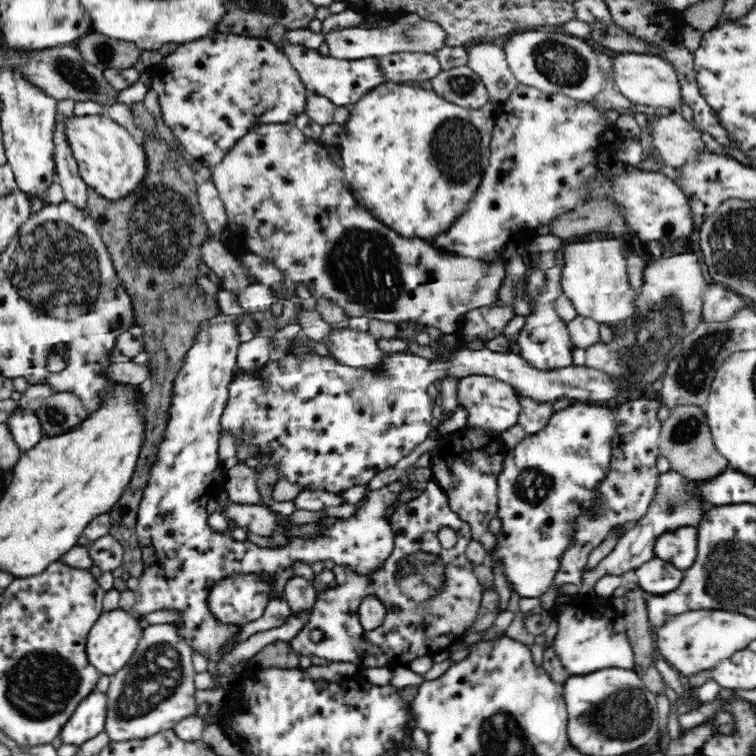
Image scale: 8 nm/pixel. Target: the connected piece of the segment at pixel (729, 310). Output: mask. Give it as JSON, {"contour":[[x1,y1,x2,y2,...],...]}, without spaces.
{"contour":[[709,281,703,299,701,317,704,322,728,322,748,304,744,297,725,284]]}

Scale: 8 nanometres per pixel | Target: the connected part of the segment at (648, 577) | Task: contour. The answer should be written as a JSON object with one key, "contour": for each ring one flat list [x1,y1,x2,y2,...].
{"contour":[[654,556,635,568,633,578,646,593,664,595,680,586,684,571]]}

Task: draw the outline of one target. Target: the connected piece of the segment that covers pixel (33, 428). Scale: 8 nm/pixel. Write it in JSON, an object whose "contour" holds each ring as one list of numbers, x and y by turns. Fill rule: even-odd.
{"contour":[[22,405,14,408,5,423,13,434,16,444,26,451,46,436,35,413]]}

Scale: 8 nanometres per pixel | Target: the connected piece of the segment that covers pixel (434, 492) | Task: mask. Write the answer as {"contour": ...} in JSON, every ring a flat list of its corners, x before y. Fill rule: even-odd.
{"contour":[[432,480,428,481,426,490,406,504,400,504,388,518,392,523,393,549,383,563,373,571,358,573,356,569,345,564,335,564,331,569,334,585,326,586,326,591,315,600,310,623,290,642,294,650,303,656,318,656,328,662,351,662,358,666,380,668,386,666,394,669,407,666,412,660,424,656,439,659,450,647,460,642,462,637,478,620,482,608,484,586,474,574,474,563,466,556,468,543,473,539,467,522,460,520,447,505,445,494],[442,526,452,526,457,530,458,541,450,549,443,548,436,538],[367,597,374,597,386,608,382,624,372,632,365,632,359,623,359,605],[312,632,322,632,319,642,312,640]]}

